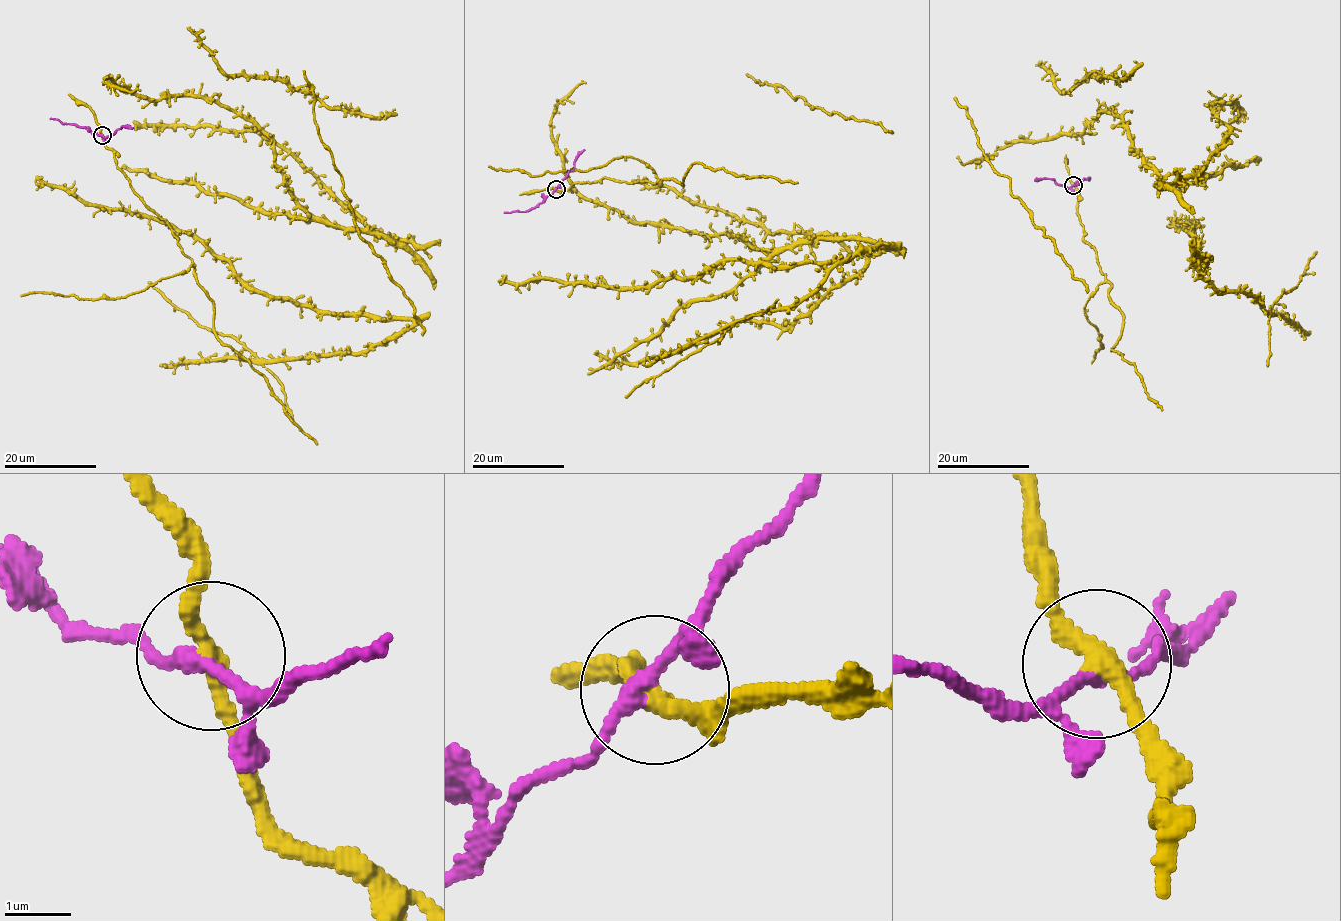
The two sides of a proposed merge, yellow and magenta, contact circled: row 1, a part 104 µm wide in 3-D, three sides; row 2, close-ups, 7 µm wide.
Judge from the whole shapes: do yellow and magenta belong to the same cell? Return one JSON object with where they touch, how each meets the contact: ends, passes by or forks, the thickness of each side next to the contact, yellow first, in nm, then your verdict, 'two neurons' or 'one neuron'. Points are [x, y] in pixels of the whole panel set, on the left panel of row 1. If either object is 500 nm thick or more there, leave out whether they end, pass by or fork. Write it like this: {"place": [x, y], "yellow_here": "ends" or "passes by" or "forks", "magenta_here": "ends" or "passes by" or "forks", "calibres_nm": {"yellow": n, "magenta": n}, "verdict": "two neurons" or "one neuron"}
{"place": [102, 135], "yellow_here": "passes by", "magenta_here": "passes by", "calibres_nm": {"yellow": 280, "magenta": 200}, "verdict": "two neurons"}

